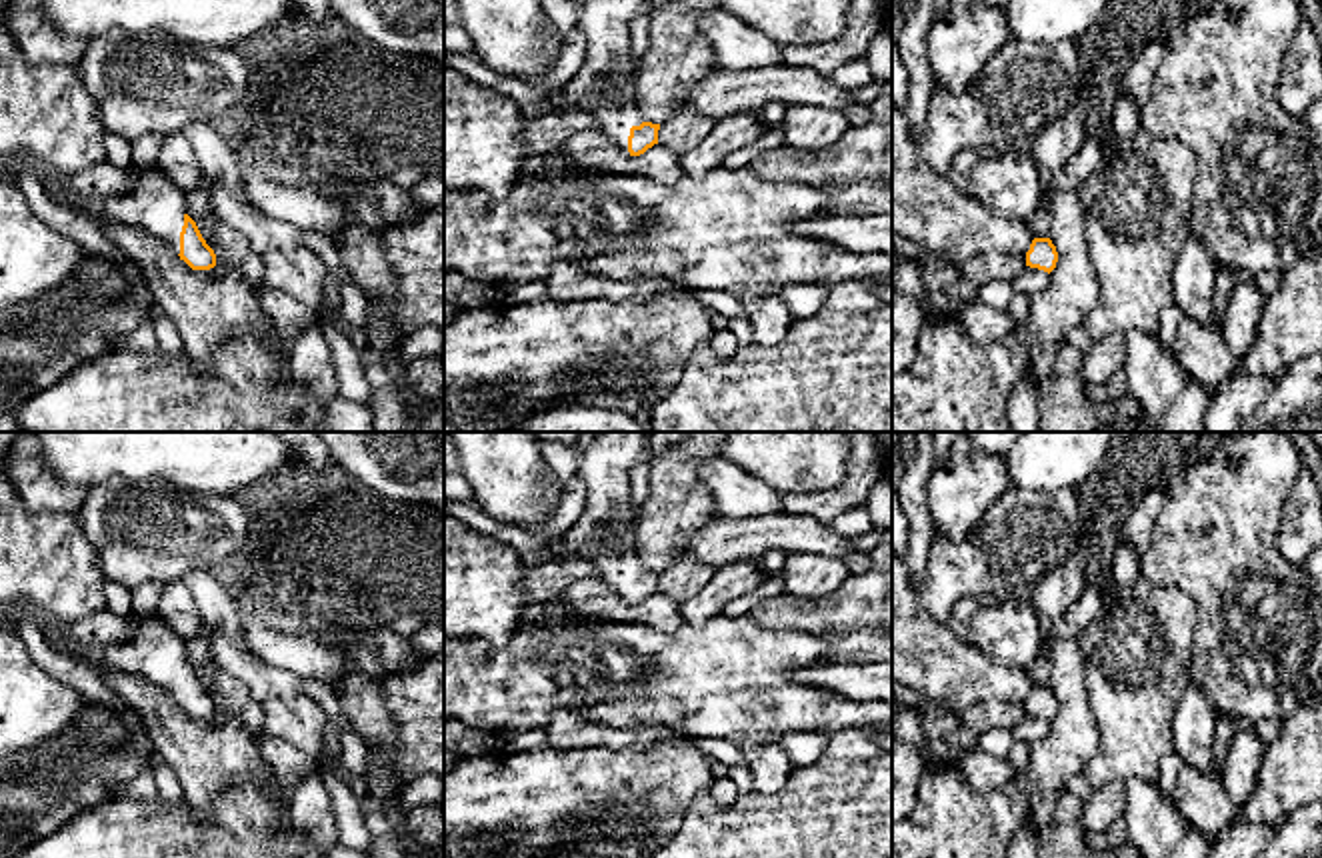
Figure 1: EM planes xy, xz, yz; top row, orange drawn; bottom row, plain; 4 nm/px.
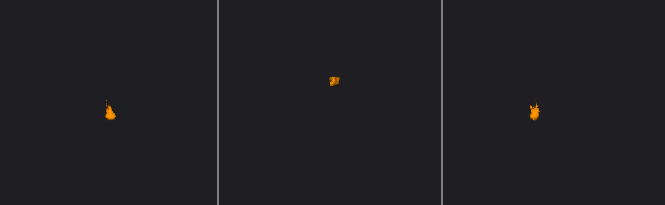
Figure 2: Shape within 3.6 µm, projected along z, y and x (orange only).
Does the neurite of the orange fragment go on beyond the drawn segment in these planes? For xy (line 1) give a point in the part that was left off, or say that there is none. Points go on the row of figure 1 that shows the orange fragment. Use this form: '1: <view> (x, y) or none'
1: xy (156, 204)

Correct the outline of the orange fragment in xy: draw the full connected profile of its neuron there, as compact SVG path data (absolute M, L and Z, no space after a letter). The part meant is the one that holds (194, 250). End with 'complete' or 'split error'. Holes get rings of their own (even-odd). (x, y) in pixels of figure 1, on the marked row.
M132 166L130 172L136 178L136 188L110 196L102 204L102 212L164 240L192 270L214 268L216 254L188 216L186 192L170 182L158 166Z; split error

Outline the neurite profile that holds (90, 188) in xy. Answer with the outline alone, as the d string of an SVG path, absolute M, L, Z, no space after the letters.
M102 162L90 170L56 178L54 184L58 192L74 204L96 210L102 208L110 196L128 194L134 190L136 178L130 170L120 170L108 162Z

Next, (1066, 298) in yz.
M1054 190L1044 206L1050 212L1050 240L1058 262L1048 284L1030 296L1024 332L1028 336L1028 374L1042 382L1050 376L1068 326L1082 326L1098 296L1088 254L1084 206L1078 190Z

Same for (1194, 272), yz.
M1190 236L1172 268L1172 302L1190 318L1214 322L1214 284L1216 262L1206 246L1196 236Z

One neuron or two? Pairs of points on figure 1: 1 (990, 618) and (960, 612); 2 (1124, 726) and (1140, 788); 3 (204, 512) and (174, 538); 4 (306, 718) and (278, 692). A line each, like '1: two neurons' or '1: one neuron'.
1: two neurons
2: two neurons
3: one neuron
4: one neuron

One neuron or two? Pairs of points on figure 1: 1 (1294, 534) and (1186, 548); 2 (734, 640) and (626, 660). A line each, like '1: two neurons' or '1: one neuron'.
1: two neurons
2: one neuron

